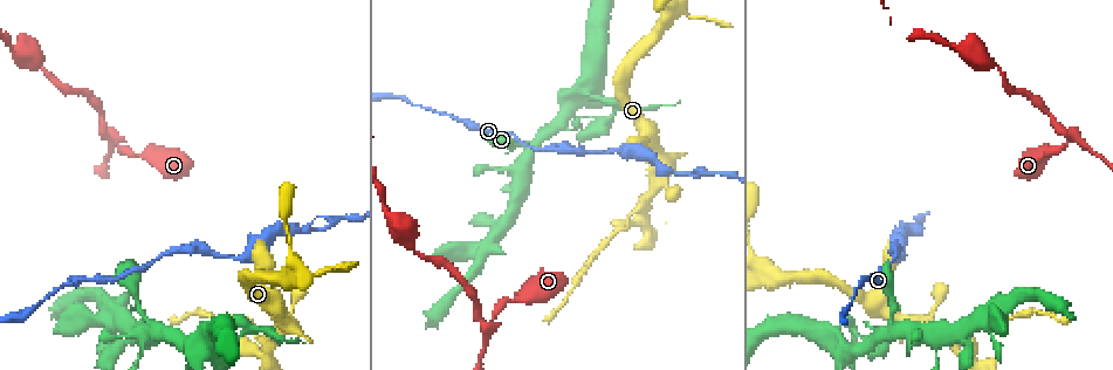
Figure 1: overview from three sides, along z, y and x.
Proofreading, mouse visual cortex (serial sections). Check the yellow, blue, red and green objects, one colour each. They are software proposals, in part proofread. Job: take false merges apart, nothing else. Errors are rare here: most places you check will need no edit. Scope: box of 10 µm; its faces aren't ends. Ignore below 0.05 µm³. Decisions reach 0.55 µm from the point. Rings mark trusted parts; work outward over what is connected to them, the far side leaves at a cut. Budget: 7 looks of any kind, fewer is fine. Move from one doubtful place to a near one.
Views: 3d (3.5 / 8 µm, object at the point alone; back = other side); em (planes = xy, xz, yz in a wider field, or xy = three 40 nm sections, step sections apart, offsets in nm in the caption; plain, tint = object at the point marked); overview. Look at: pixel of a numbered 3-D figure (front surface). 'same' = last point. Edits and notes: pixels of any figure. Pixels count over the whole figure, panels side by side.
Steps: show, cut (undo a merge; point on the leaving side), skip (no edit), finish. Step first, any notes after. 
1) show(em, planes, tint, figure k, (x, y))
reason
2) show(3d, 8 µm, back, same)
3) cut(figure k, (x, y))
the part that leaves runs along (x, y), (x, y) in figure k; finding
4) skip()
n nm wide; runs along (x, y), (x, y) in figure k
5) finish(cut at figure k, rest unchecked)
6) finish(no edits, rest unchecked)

show(3d, 3.5 µm, figure 1, (153, 327))
branch point

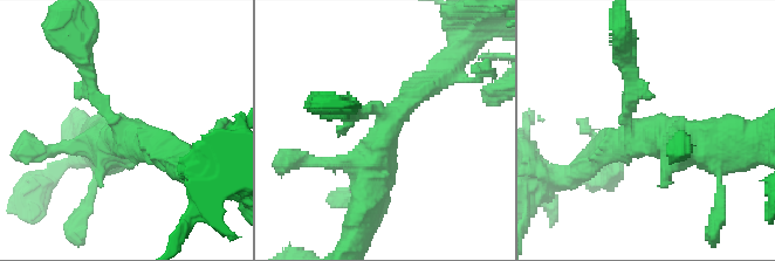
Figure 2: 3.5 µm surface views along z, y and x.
show(em, xy, step 3, tint, figure 2, (637, 127))

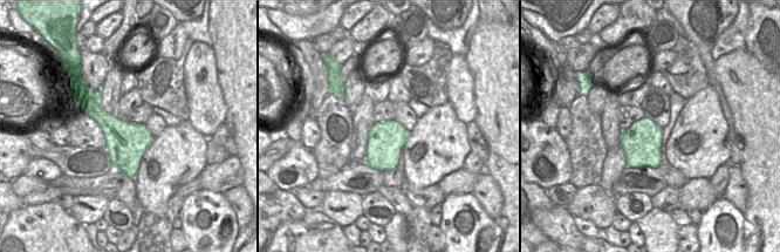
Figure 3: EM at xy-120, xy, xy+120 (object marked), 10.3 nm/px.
show(em, xy, step 1, tint, same)

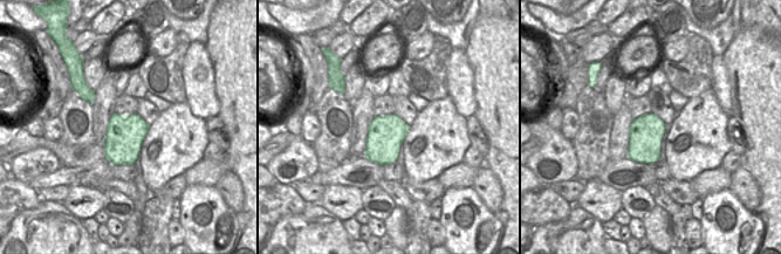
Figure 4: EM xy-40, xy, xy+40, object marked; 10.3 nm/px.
skip()
runs along (629, 68), (637, 132), (704, 143) in figure 2; all the same cell

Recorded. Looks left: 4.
show(3d, 3.5 µm, back, figure 1, (592, 96))
abrupt turn

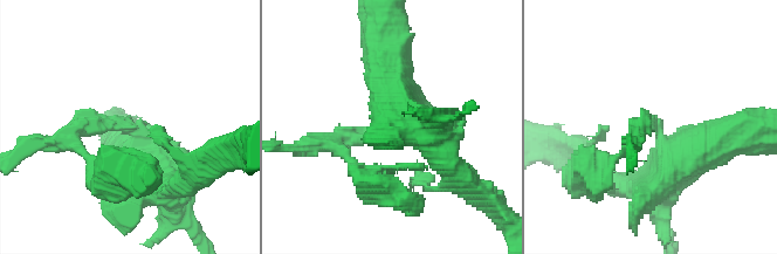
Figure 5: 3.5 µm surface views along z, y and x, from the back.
show(em, planes, tint, figure 5, (655, 129))
now the EM

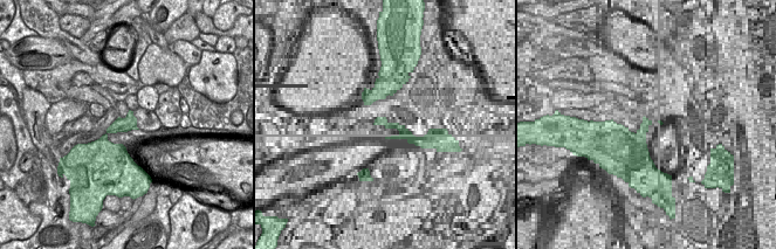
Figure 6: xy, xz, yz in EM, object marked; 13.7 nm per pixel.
cut(figure 5, (357, 132))
the part that leaves runs along (611, 186), (566, 176) in figure 5; a second cell is stuck on

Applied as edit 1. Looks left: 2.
show(3d, 3.5 µm, back, figure 1, (488, 324))

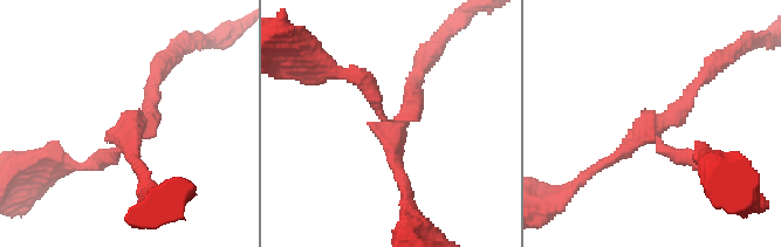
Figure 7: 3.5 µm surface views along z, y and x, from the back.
show(em, xy, step 1, tint, figure 7, (391, 128))
now the EM

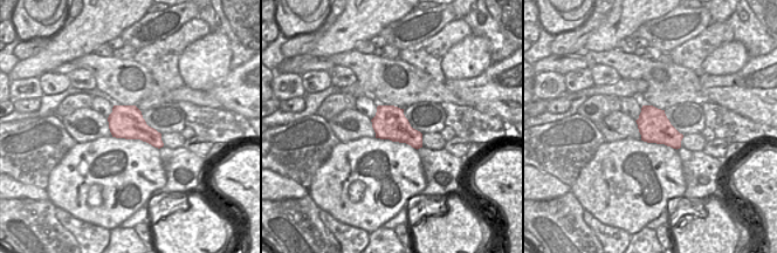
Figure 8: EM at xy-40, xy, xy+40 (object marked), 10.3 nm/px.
skip()
340 nm wide; runs along (88, 164), (150, 121), (153, 81) in figure 7; one cell here

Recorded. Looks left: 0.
finish(cut at figure 5, rest unchecked)

